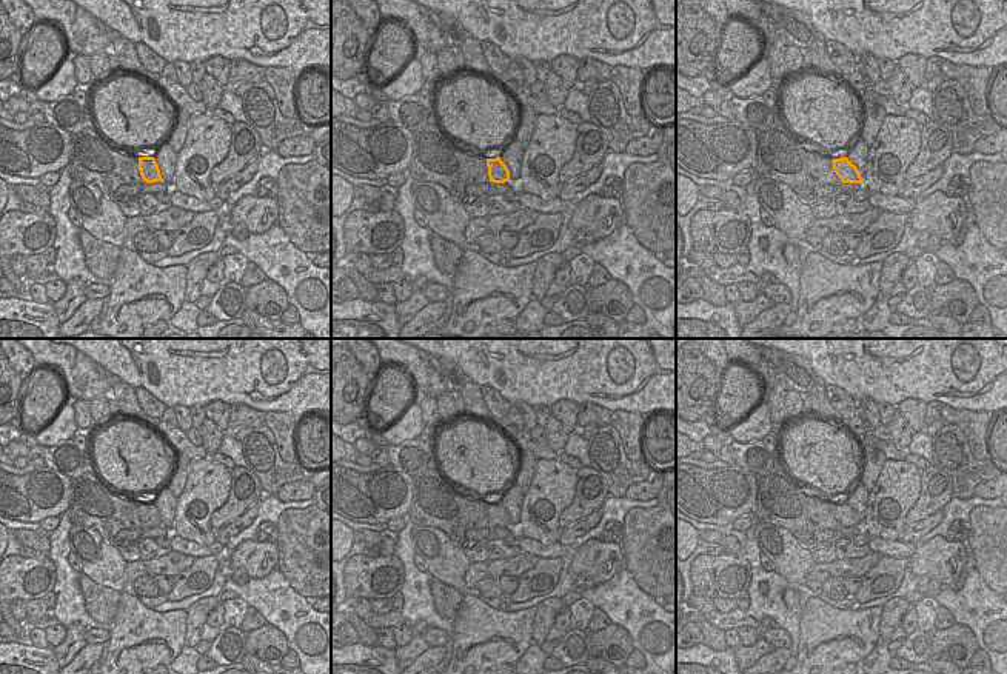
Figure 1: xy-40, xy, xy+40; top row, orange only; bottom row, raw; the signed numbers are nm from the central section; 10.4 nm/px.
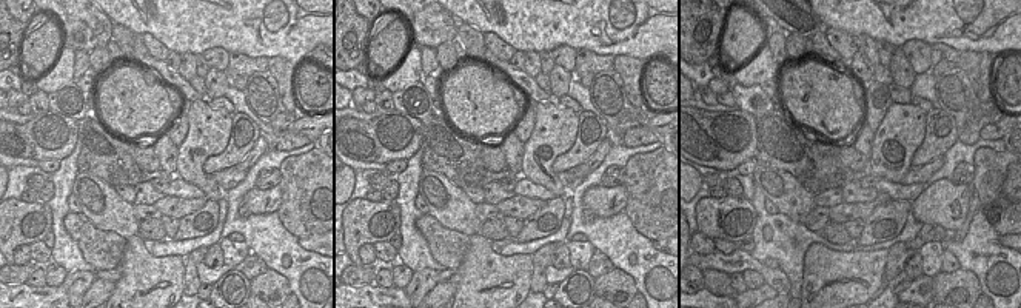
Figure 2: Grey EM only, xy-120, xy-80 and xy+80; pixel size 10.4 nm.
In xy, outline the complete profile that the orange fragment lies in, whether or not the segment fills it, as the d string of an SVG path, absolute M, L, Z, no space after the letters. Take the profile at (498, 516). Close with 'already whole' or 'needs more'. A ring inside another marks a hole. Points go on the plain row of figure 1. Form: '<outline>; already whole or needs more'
M500 502L496 503L487 503L488 511L488 522L493 528L505 528L510 525L510 516L507 509L500 505Z; already whole

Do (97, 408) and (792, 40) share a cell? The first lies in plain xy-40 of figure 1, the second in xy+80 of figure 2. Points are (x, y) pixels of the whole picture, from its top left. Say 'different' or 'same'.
same

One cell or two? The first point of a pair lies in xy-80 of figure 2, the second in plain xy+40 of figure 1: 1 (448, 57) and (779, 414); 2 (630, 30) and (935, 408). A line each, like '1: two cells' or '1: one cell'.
1: two cells
2: two cells

